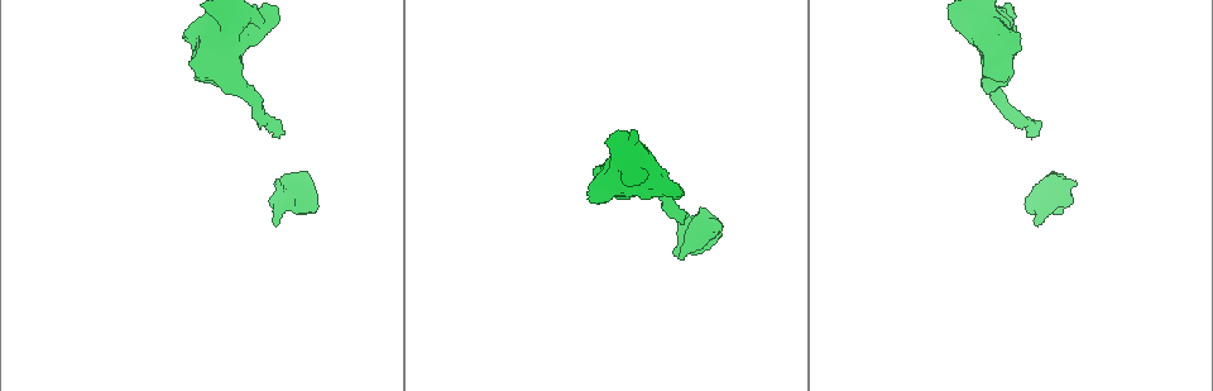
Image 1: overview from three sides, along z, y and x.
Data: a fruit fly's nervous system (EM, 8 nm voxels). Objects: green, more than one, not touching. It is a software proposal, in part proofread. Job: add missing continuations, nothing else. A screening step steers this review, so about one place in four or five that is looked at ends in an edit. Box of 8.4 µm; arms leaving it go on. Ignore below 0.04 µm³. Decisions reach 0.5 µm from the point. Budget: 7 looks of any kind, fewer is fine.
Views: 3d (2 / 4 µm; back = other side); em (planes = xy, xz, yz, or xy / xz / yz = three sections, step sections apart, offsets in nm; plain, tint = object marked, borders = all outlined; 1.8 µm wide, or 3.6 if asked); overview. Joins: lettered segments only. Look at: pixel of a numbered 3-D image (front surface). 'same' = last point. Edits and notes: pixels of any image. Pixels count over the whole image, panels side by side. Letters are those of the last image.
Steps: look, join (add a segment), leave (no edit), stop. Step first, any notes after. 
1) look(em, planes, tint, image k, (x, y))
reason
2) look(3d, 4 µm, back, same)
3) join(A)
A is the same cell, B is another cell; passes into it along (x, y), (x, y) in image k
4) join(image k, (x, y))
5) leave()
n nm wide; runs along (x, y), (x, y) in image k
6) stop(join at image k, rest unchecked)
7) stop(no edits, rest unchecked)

look(em, planes, borders, image 1, (1030, 137))
free end

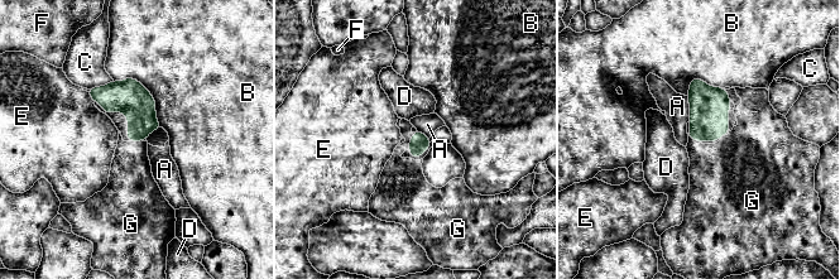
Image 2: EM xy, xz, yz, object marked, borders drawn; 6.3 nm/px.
join(G)
B touches over 440 nm; G is the same cell, A, B, C, D, E and F are other cells; the neuron continues

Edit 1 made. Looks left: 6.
look(3d, 2 µm, image 1, (258, 34))
touches itself

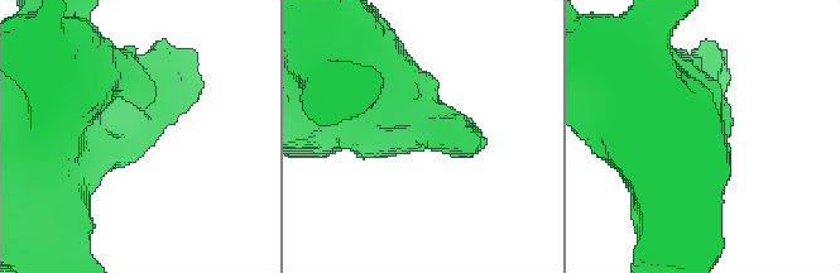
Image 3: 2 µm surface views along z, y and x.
look(em, planes, tint, image 3, (143, 137))

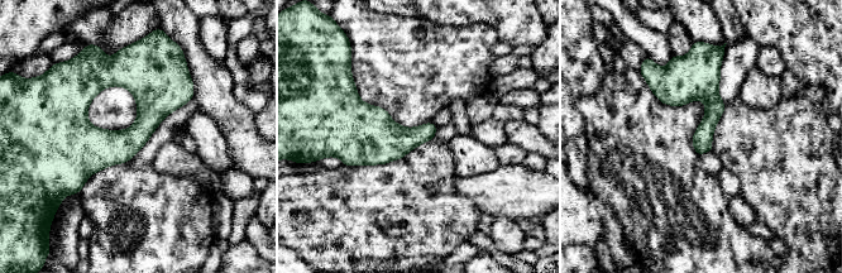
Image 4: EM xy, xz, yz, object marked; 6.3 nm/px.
look(em, planes, borders, same)
what lies round it

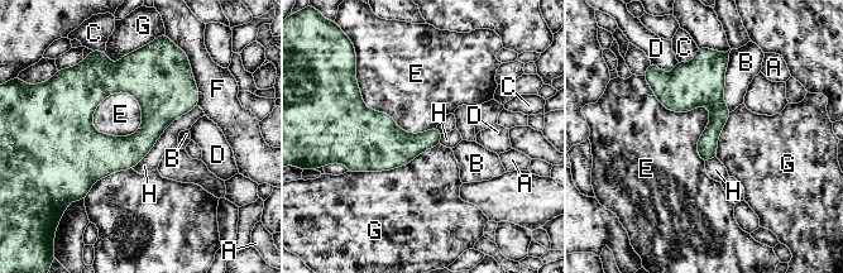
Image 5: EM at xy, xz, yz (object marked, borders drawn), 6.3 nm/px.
leave()
130 nm wide; A, B, C, D, E, F, G and H are other cells; runs along (134, 65), (84, 106), (84, 190) in image 5; none of them fits

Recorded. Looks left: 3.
stop(join at image 2, rest unchecked)

